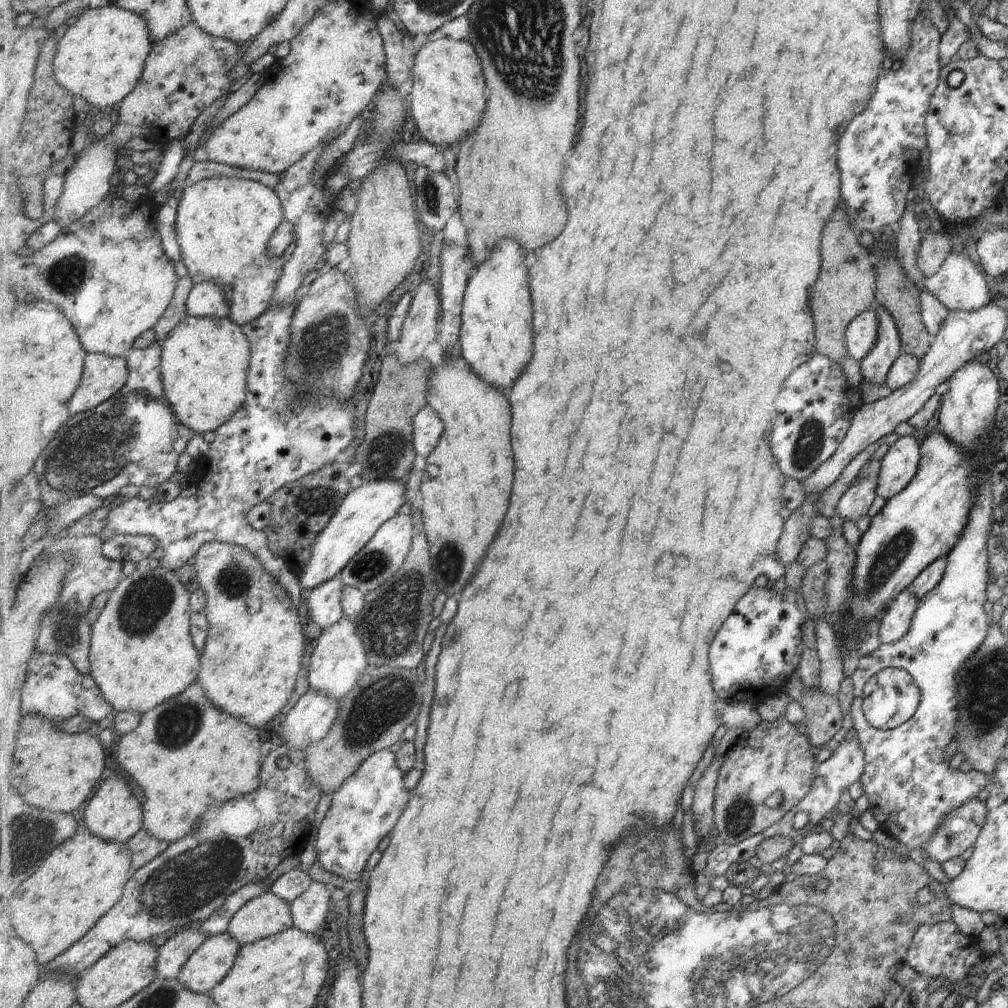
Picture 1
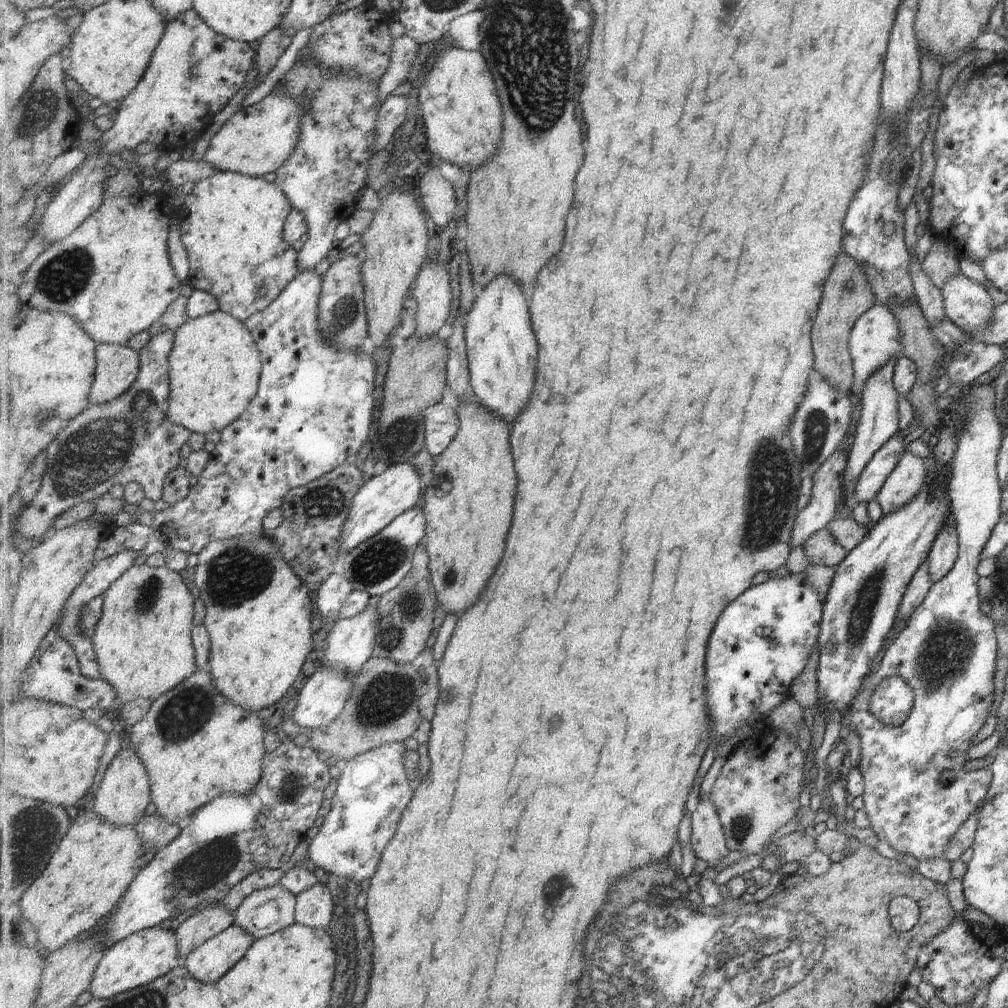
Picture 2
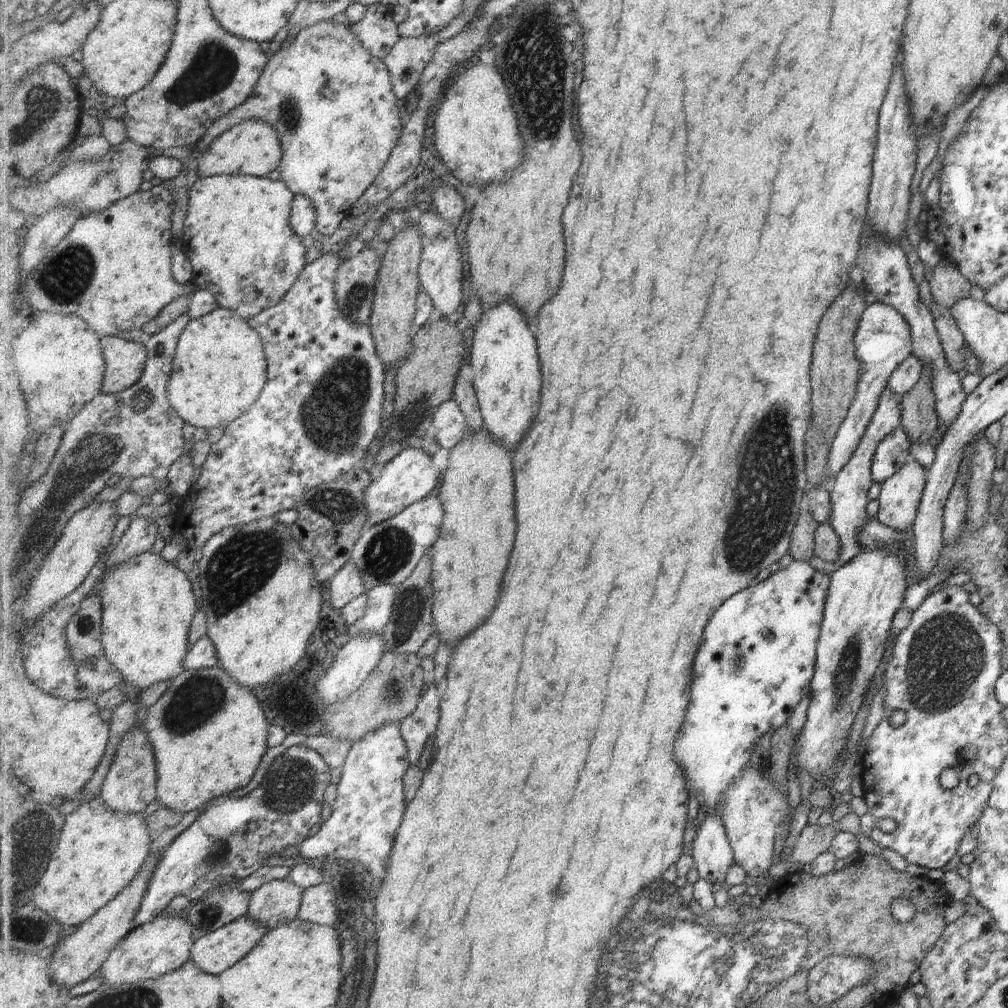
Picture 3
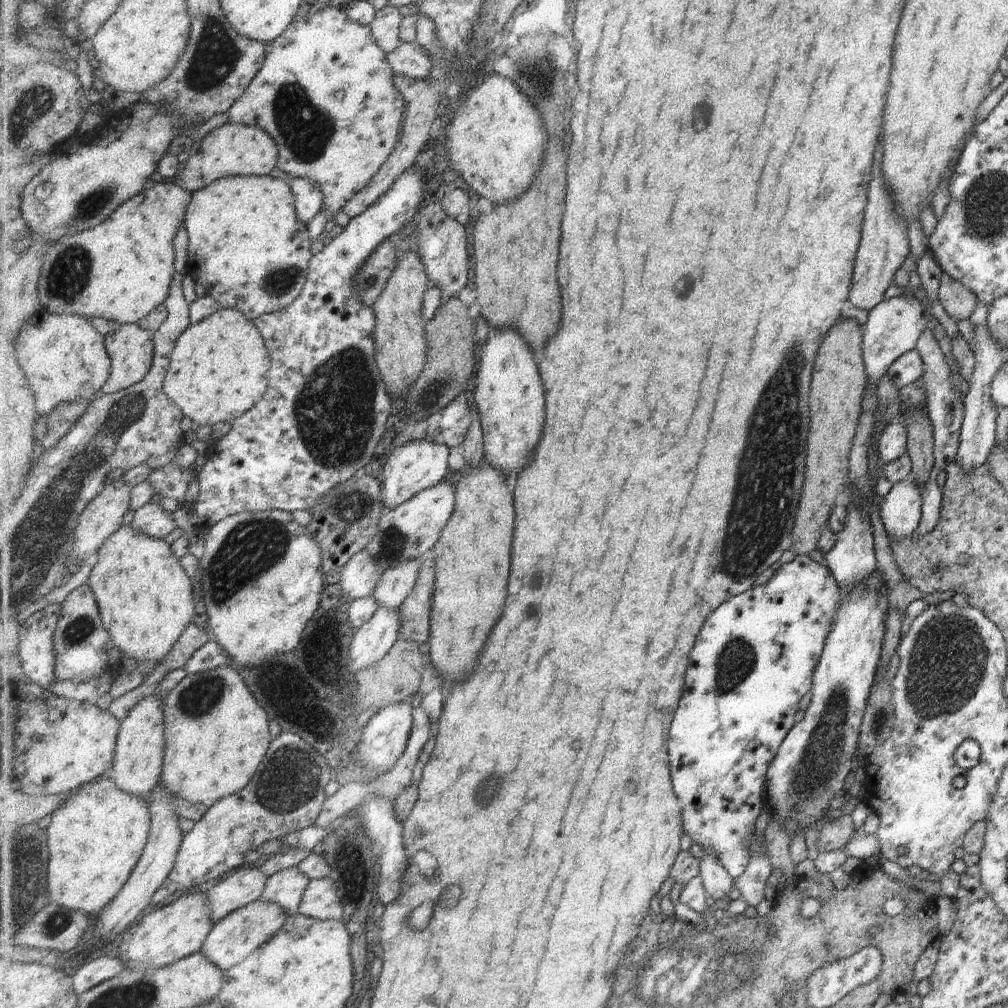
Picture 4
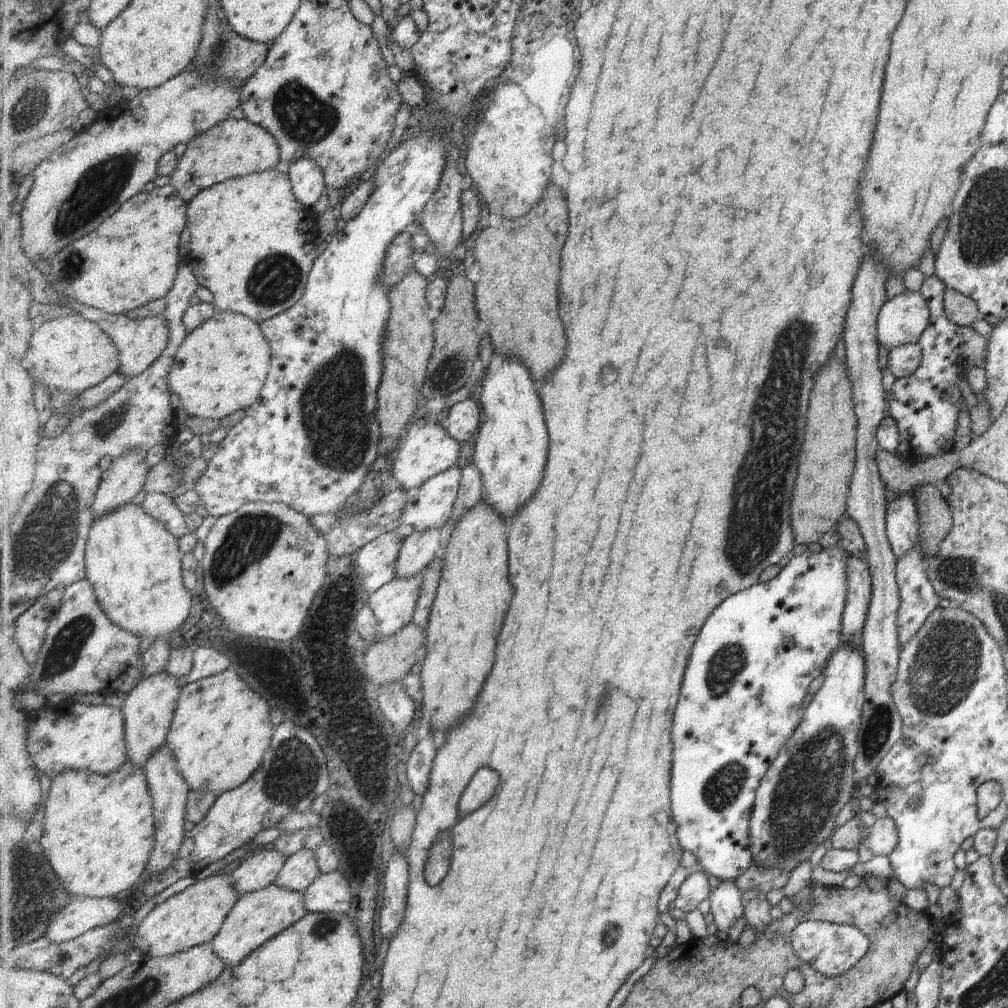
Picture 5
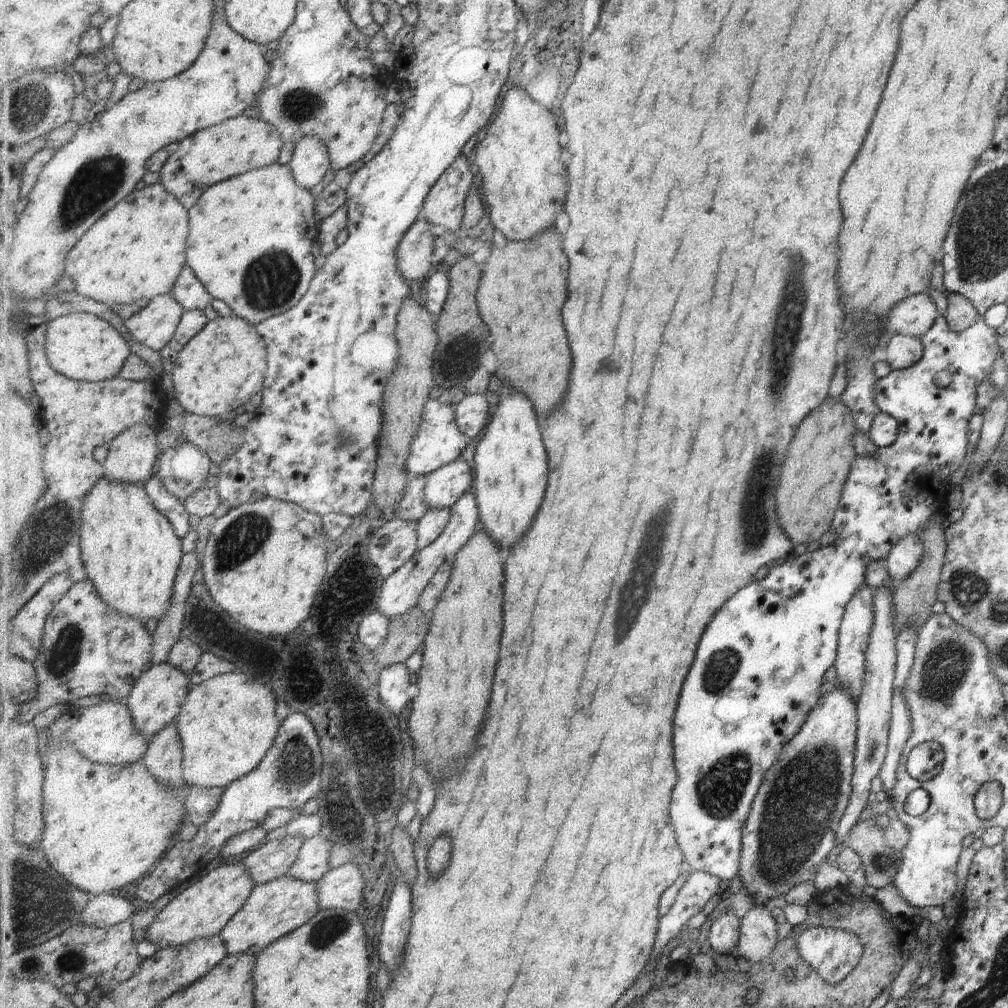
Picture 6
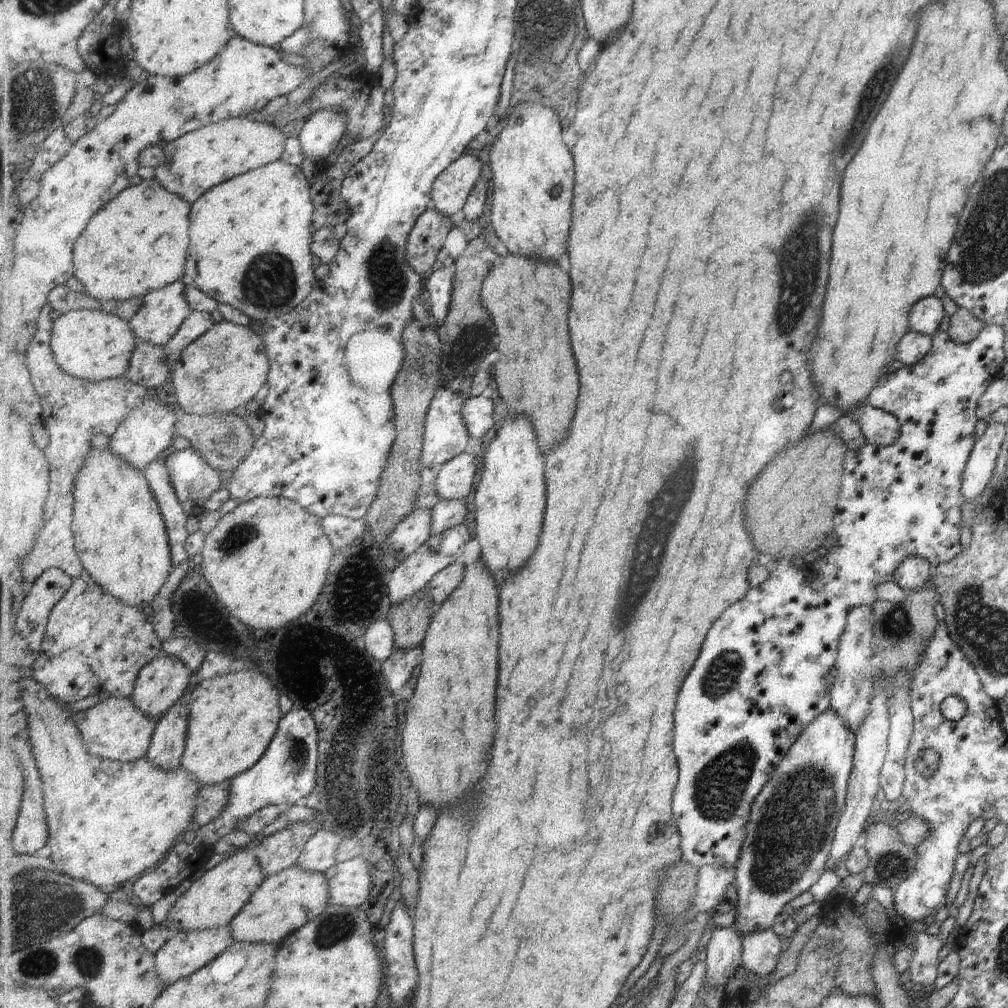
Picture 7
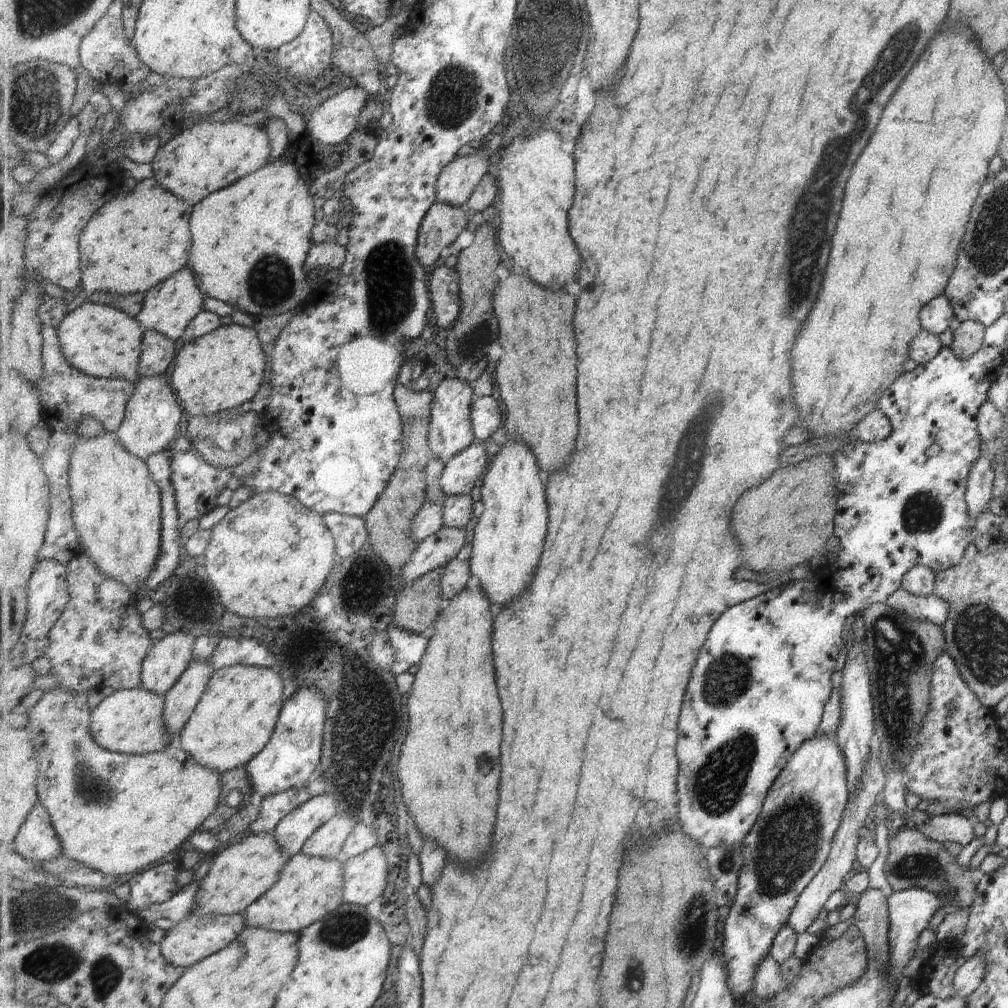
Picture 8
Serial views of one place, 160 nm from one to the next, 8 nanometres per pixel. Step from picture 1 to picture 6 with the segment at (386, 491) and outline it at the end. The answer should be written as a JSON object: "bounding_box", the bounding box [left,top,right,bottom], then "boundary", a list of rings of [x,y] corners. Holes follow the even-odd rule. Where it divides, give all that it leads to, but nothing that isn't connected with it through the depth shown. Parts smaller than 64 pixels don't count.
{"bounding_box":[406,398,468,478],"boundary":[[[431,398],[426,402],[423,414],[418,435],[415,437],[410,458],[407,459],[406,464],[412,478],[423,475],[429,476],[432,472],[443,468],[443,466],[461,459],[461,454],[465,452],[468,445],[468,439],[459,428],[454,405]]]}

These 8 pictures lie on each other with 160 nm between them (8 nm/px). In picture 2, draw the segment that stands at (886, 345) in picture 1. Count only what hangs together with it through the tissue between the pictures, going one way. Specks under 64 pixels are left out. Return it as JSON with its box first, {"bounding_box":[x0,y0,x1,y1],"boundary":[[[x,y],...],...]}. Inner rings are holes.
{"bounding_box":[840,359,899,508],"boundary":[[[895,359],[887,364],[884,364],[880,369],[871,373],[868,376],[866,383],[862,390],[860,398],[861,410],[860,417],[857,420],[855,435],[853,442],[846,454],[846,465],[844,466],[844,473],[842,474],[840,488],[842,489],[843,504],[848,508],[853,505],[851,496],[854,494],[854,484],[859,476],[859,473],[865,468],[869,459],[886,440],[898,432],[897,428],[897,398],[899,395],[895,392],[892,385],[892,370]]]}

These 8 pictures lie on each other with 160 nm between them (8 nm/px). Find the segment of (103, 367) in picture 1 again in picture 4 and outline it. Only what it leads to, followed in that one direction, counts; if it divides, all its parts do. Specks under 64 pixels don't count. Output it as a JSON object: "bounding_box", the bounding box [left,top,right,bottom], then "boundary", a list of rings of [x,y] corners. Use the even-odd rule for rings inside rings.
{"bounding_box":[102,323,154,394],"boundary":[[[138,323],[123,324],[118,331],[106,335],[107,352],[111,355],[112,369],[110,379],[102,394],[114,393],[141,382],[149,374],[154,360],[154,335],[141,328]]]}

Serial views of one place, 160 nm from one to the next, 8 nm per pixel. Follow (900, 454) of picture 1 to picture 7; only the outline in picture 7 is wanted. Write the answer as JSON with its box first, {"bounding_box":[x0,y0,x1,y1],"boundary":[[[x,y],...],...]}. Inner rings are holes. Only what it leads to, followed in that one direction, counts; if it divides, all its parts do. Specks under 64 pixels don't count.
{"bounding_box":[893,555,931,591],"boundary":[[[910,555],[895,567],[893,582],[904,591],[917,591],[931,580],[931,566],[927,560]]]}

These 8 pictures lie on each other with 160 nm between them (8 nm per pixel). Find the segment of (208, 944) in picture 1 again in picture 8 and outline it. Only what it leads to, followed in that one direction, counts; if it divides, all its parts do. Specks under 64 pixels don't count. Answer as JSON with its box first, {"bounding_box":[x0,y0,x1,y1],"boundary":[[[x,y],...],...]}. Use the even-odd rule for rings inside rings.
{"bounding_box":[246,852,345,933],"boundary":[[[301,852],[290,858],[279,882],[247,907],[246,926],[300,933],[344,903],[345,886],[343,858],[314,857]]]}

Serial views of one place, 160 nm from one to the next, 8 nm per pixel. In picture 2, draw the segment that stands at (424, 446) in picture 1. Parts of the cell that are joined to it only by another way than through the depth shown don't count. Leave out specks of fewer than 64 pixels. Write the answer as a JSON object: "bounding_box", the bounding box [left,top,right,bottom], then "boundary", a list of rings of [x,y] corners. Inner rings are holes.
{"bounding_box":[426,403,460,456],"boundary":[[[437,403],[426,410],[426,450],[431,456],[445,452],[460,429],[458,412],[445,404]]]}

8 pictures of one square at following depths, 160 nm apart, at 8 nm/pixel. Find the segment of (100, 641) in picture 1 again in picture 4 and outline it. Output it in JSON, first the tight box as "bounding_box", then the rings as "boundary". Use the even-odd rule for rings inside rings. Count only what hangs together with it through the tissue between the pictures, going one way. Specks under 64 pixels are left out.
{"bounding_box":[87,525,193,667],"boundary":[[[121,525],[98,550],[87,583],[95,593],[102,620],[124,656],[138,660],[139,667],[153,667],[172,650],[193,620],[193,582],[182,561],[164,539]]]}

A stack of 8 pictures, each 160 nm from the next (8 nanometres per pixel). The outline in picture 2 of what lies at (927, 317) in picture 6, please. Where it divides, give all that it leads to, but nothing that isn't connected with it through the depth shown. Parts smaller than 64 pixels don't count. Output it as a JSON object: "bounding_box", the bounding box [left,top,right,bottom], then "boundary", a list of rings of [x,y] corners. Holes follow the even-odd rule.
{"bounding_box":[791,304,903,546],"boundary":[[[875,304],[855,320],[849,336],[849,353],[853,360],[853,385],[850,394],[852,405],[860,403],[864,384],[871,373],[880,369],[884,364],[902,356],[900,336],[903,336],[903,334],[900,334],[897,321],[885,305]],[[839,449],[826,458],[811,474],[812,489],[808,505],[799,511],[792,528],[791,546],[802,545],[813,532],[825,528],[835,517],[842,474],[846,465],[846,452]]]}

